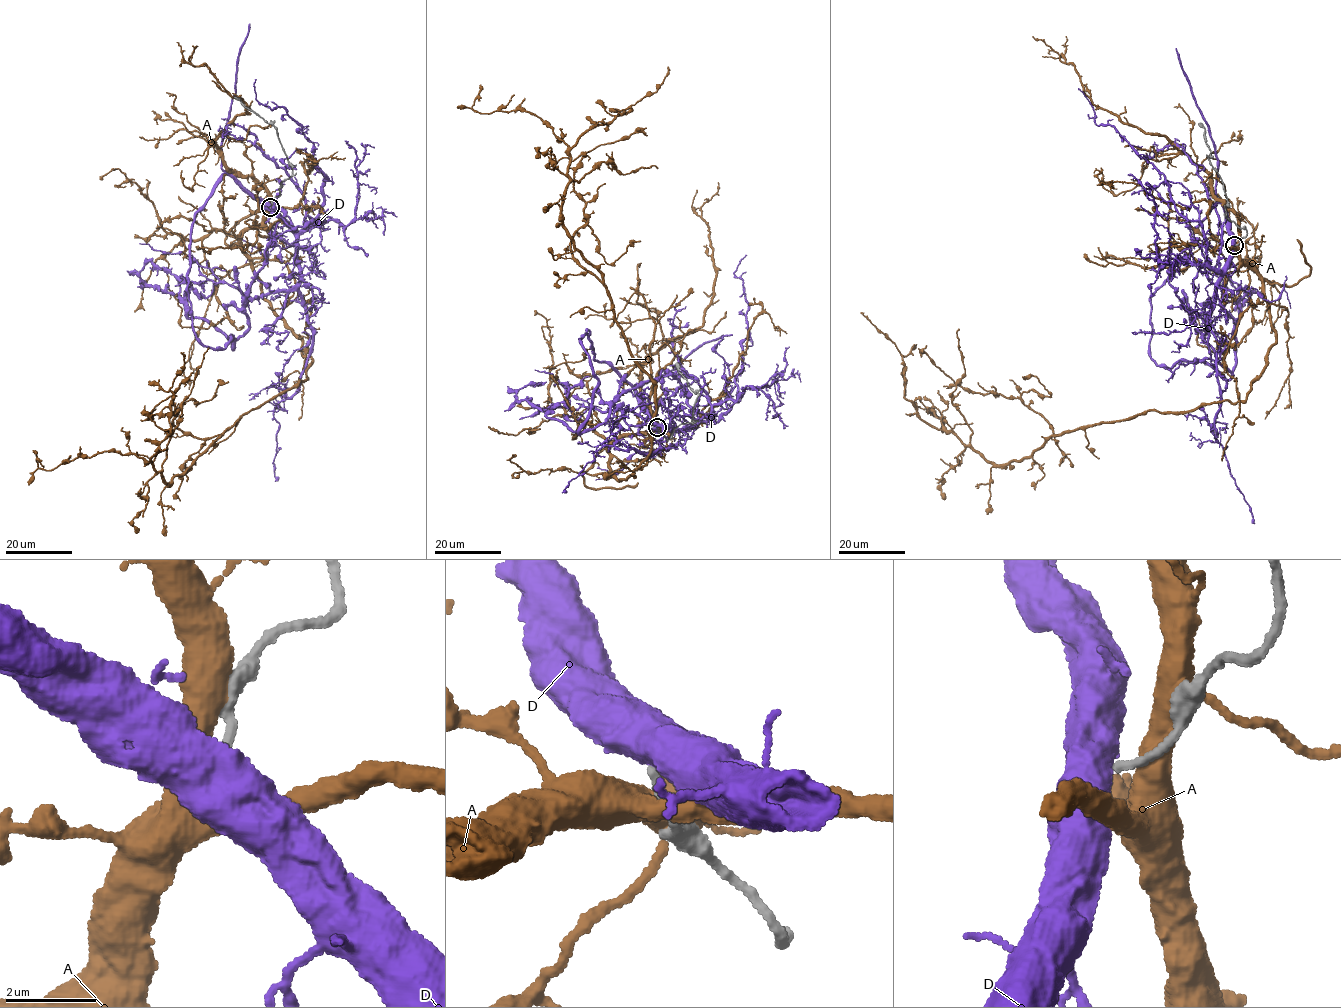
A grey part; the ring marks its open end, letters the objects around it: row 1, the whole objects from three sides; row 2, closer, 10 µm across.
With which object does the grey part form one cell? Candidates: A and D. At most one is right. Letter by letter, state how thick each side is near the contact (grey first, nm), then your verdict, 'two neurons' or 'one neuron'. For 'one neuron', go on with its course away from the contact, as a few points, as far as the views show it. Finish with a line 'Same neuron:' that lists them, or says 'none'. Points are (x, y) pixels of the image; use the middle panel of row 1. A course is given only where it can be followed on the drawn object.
A: calibres 240 and 550 nm; two neurons
D: calibres 170 and 650 nm; two neurons
Same neuron: none

